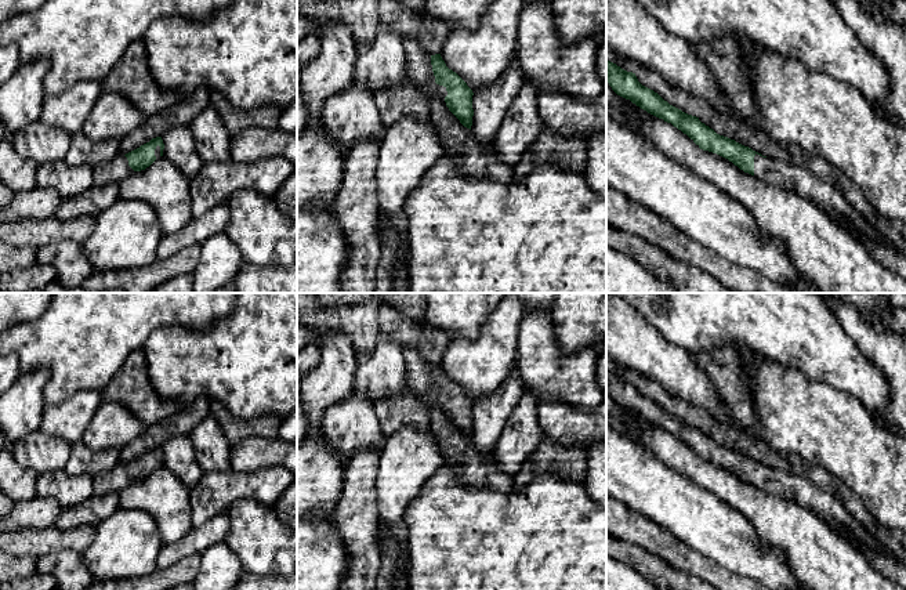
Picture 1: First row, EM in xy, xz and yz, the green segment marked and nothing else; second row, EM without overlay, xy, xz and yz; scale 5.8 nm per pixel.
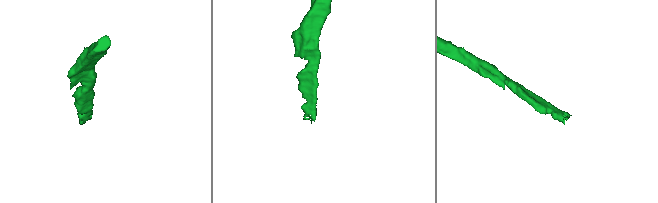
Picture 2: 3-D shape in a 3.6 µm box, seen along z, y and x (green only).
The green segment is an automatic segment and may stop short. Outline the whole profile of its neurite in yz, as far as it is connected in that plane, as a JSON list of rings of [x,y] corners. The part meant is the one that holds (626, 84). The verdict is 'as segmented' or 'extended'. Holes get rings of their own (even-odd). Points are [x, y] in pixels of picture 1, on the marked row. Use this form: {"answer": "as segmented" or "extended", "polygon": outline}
{"answer": "extended", "polygon": [[[606,61],[606,82],[617,95],[630,99],[648,113],[671,123],[700,149],[717,153],[744,173],[812,200],[829,216],[842,218],[866,238],[892,246],[874,225],[869,224],[849,206],[847,199],[830,182],[820,180],[811,170],[793,164],[790,160],[762,156],[735,140],[717,134],[702,123],[699,117],[670,105],[657,93],[642,86],[635,73],[627,72],[610,61]]]}

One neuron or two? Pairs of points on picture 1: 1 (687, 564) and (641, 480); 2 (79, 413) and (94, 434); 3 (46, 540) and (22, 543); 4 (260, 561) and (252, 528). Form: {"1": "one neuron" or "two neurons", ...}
{"1": "two neurons", "2": "two neurons", "3": "one neuron", "4": "one neuron"}

